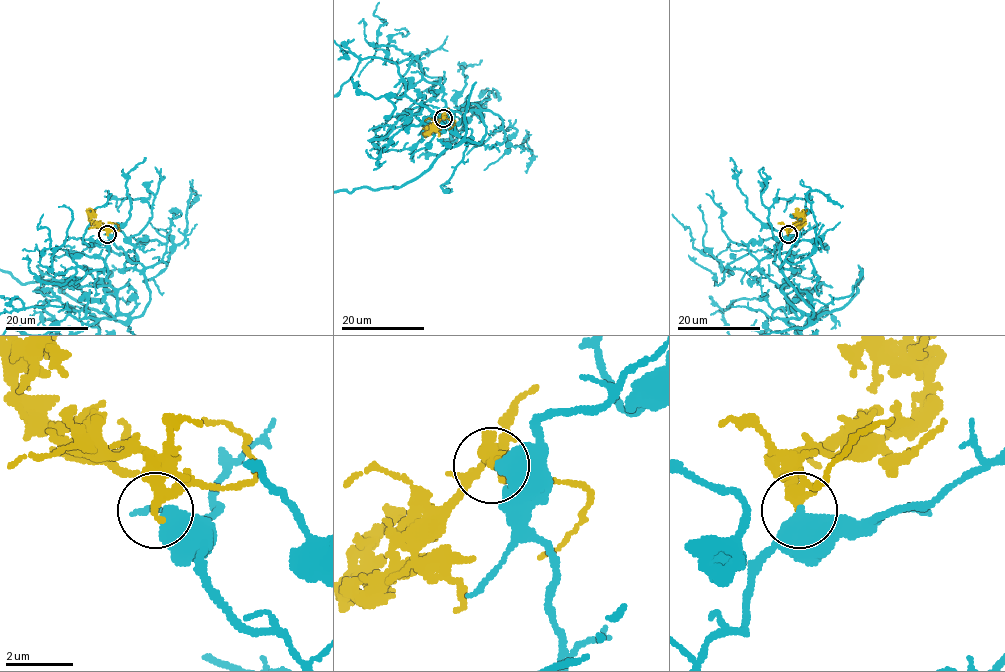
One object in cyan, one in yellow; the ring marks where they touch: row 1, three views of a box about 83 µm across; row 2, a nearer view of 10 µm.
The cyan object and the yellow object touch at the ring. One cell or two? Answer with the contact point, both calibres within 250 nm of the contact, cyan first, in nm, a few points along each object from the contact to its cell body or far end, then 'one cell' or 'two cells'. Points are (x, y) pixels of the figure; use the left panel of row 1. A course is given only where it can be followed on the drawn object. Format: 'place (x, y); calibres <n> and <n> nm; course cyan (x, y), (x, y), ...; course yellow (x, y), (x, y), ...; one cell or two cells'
place (107, 234); calibres 650 and 440 nm; course cyan (107, 234), (132, 262), (143, 267), (149, 292), (149, 303), (129, 330); course yellow (107, 233), (106, 226), (100, 227), (90, 219), (91, 210), (86, 210); two cells

